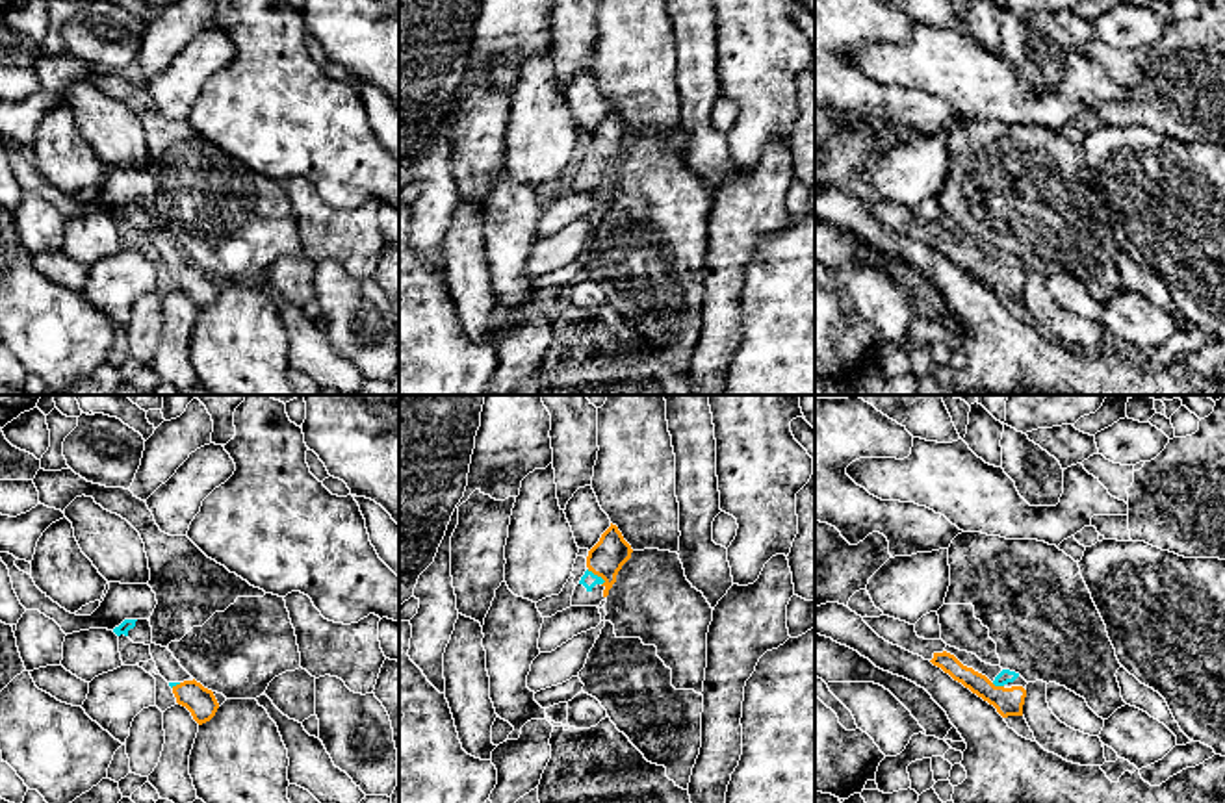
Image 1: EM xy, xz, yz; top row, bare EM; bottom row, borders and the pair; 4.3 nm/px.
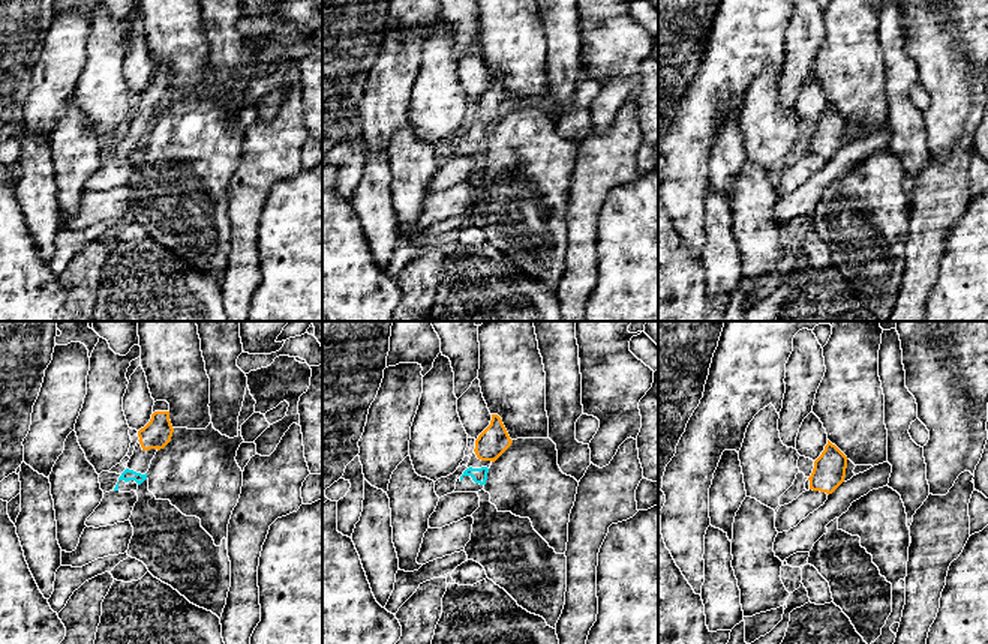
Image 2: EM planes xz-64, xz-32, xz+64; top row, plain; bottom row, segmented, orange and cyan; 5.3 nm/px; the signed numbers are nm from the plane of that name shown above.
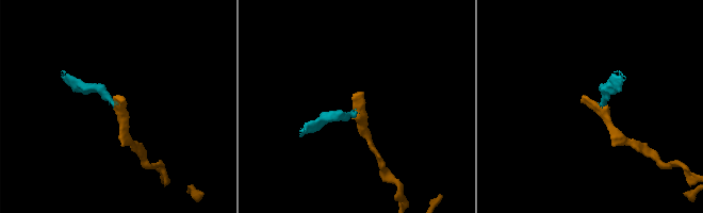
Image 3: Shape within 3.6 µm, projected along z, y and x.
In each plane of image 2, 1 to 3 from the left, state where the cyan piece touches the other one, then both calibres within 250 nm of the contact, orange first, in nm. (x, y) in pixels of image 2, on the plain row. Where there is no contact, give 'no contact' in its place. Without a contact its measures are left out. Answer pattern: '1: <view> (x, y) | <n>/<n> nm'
1: no contact
2: no contact
3: no contact

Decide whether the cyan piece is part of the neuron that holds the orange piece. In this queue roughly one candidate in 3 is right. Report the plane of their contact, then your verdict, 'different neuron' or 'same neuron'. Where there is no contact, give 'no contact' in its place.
xz | same neuron

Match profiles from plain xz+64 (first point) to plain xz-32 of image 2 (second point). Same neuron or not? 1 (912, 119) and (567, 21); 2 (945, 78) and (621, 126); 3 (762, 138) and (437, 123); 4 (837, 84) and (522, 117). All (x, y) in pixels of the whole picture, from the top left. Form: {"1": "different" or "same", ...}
{"1": "same", "2": "different", "3": "same", "4": "different"}

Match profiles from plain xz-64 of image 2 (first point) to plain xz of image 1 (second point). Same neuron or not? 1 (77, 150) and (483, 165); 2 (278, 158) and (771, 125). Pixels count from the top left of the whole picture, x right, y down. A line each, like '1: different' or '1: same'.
1: different
2: different

